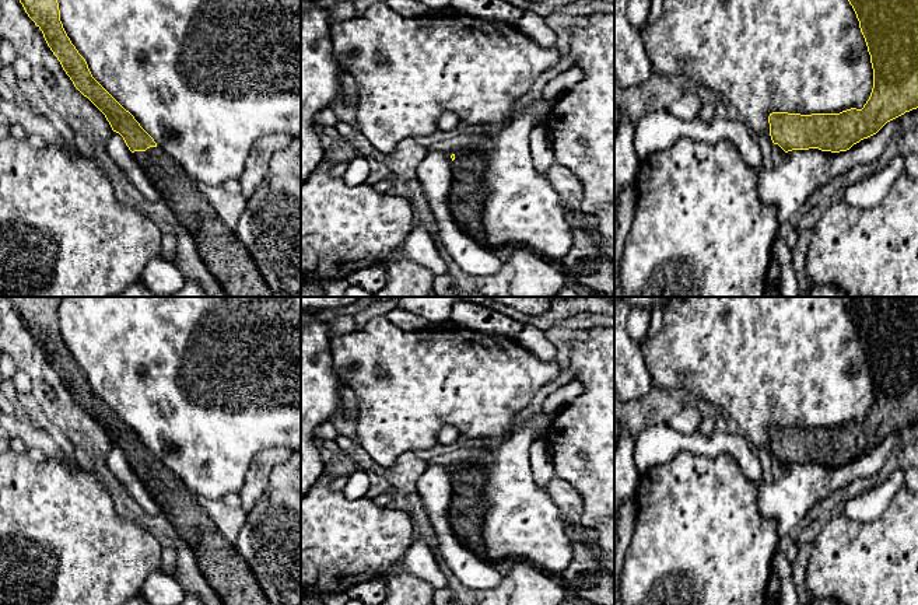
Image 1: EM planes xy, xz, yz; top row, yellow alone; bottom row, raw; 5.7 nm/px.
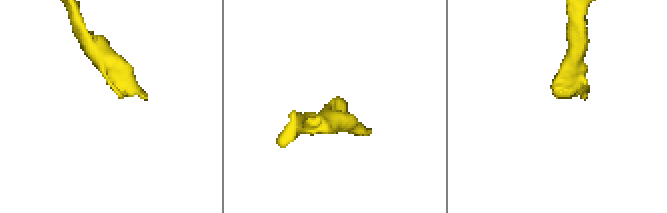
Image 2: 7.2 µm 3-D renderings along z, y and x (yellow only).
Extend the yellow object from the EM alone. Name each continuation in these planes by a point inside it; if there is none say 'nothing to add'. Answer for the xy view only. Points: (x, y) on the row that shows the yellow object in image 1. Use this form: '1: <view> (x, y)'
1: xy (224, 255)

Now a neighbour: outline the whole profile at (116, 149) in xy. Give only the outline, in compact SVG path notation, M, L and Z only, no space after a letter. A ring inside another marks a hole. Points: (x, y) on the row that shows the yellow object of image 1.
M113 132L109 136L106 141L106 153L147 202L155 203L160 200L155 186L141 169L119 133Z

